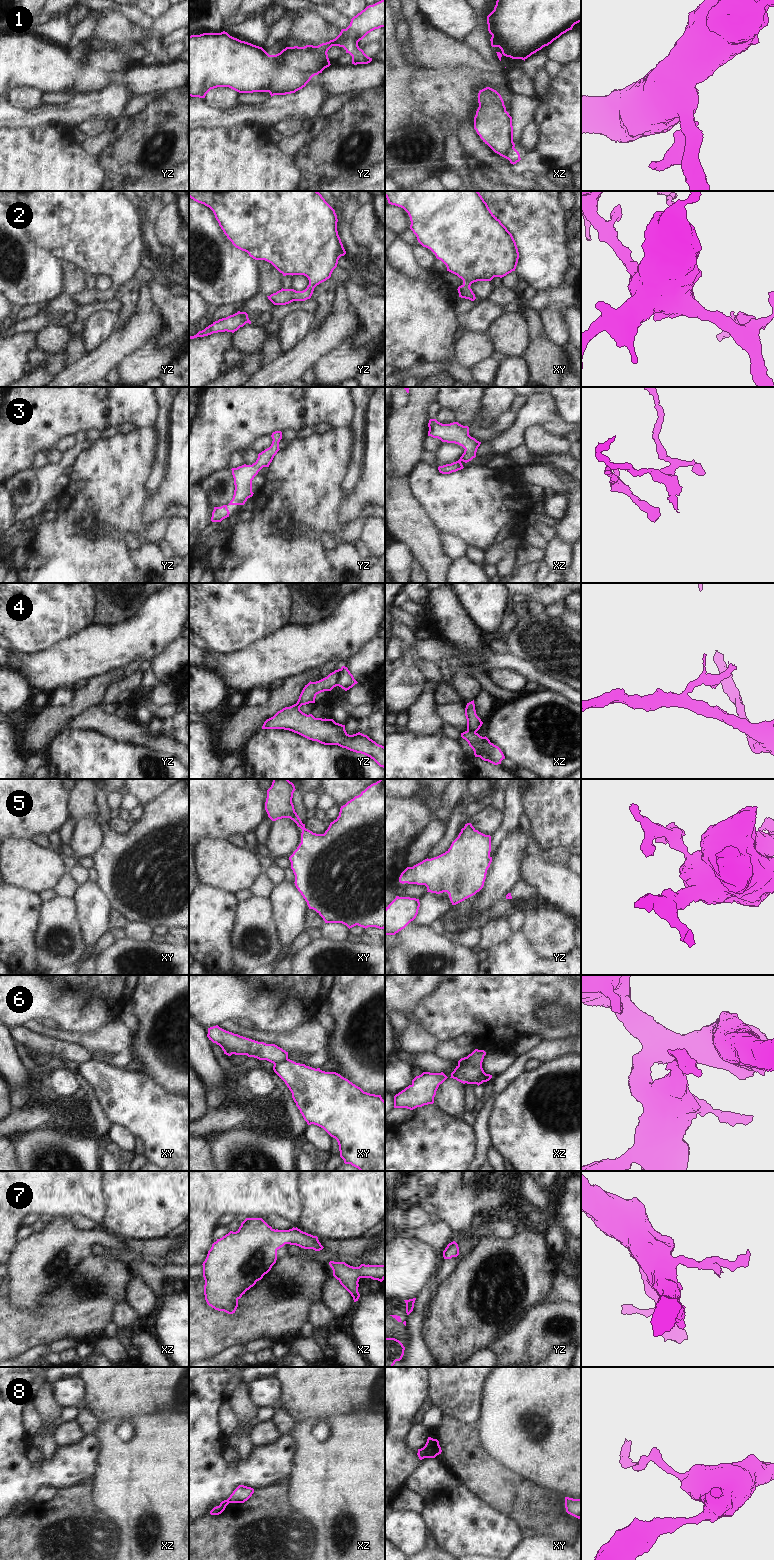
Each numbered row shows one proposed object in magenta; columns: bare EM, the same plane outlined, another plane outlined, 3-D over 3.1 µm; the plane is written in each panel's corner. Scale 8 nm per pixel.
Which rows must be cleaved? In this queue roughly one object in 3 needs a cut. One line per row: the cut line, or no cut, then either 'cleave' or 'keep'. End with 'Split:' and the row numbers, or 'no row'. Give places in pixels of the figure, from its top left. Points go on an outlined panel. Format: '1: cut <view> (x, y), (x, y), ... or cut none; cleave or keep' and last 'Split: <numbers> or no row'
1: cut yz (357, 41), (346, 40), (341, 46); cleave
2: cut none; keep
3: cut none; keep
4: cut yz (340, 669), (337, 685); cleave
5: cut none; keep
6: cut xy (287, 1057), (274, 1064); cleave
7: cut none; keep
8: cut xy (422, 1448), (427, 1457); cleave
Split: 1, 4, 6, 8

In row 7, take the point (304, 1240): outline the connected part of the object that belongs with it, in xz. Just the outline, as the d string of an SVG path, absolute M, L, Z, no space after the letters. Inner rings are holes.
M246 1218L236 1232L230 1231L217 1239L202 1264L207 1304L218 1311L235 1313L238 1300L271 1270L277 1260L277 1250L285 1244L315 1251L324 1248L317 1236L303 1232L297 1227L289 1230L275 1230L262 1218Z

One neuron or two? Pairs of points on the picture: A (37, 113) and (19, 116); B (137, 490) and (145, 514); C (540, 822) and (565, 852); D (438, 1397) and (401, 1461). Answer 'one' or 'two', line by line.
A: one
B: two
C: two
D: two

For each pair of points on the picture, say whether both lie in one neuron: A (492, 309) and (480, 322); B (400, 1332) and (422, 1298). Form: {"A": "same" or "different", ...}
{"A": "same", "B": "different"}

